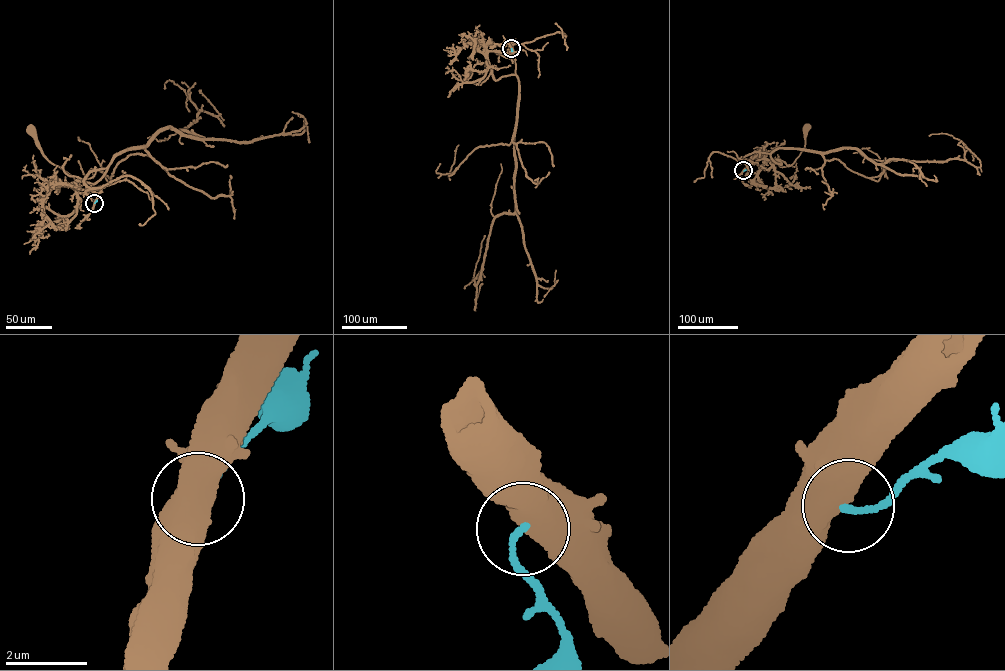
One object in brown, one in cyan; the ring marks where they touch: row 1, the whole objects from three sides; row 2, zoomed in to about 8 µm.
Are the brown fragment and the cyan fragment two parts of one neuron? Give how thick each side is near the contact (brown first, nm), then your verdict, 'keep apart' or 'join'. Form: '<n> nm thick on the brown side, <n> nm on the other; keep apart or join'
500 nm thick on the brown side, 140 nm on the other; keep apart

